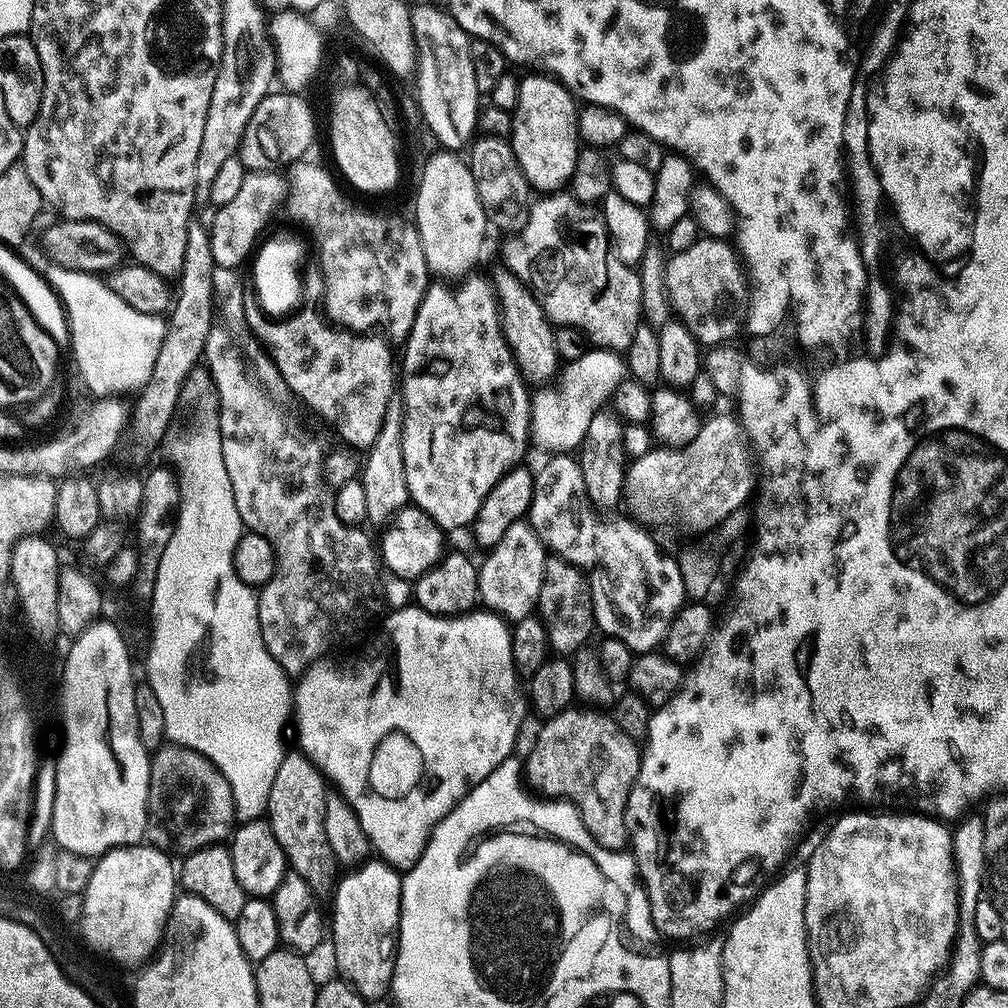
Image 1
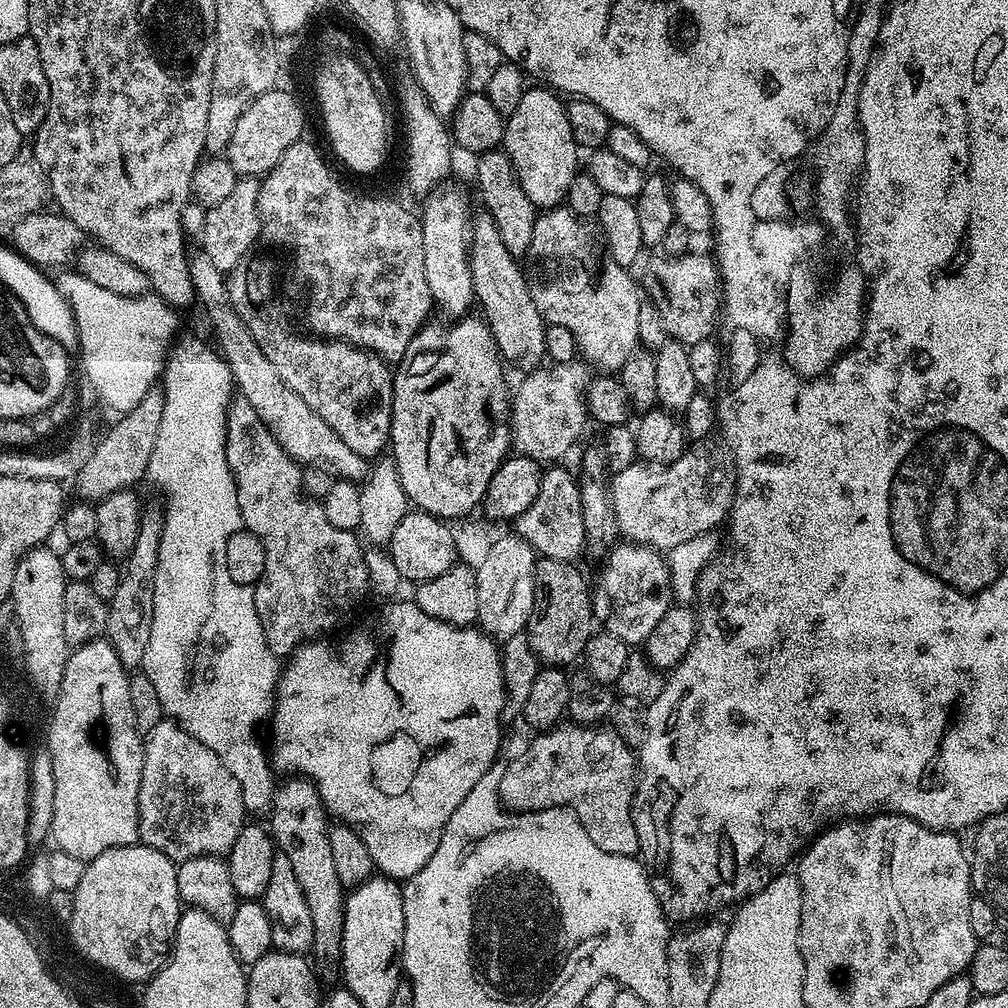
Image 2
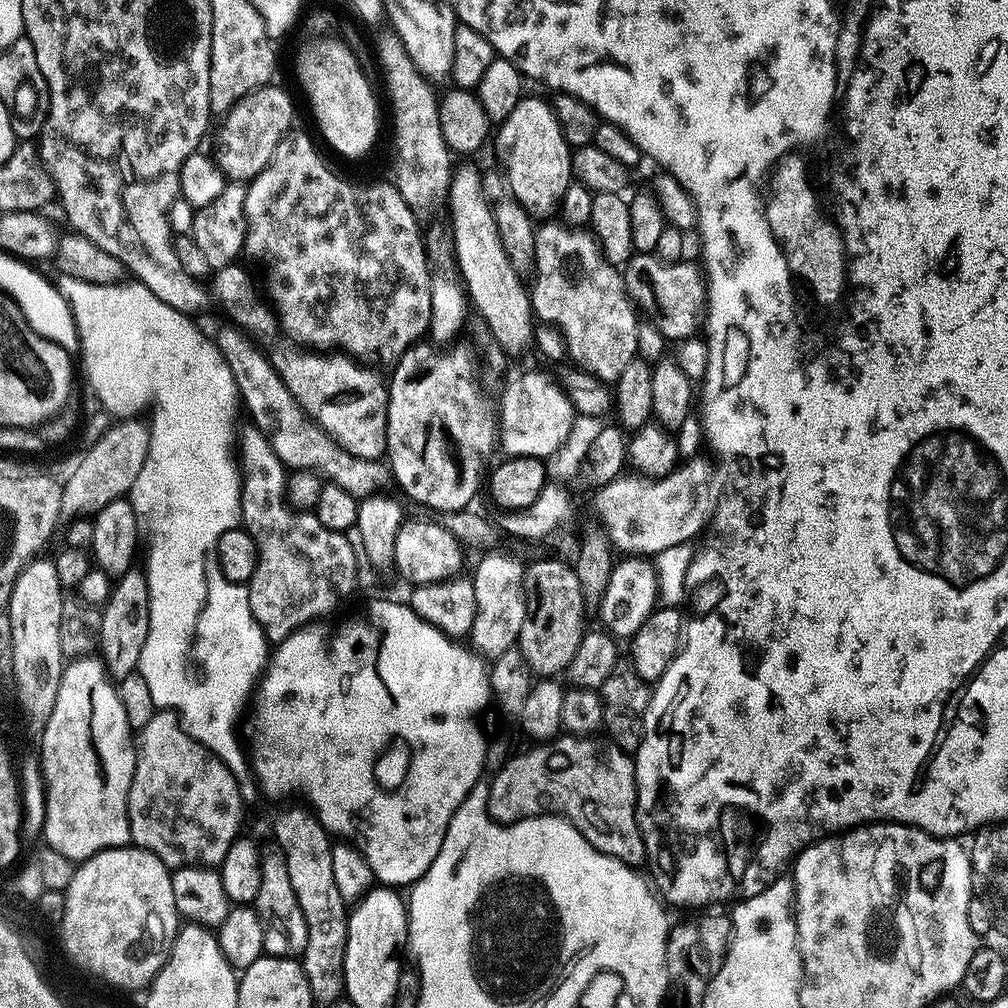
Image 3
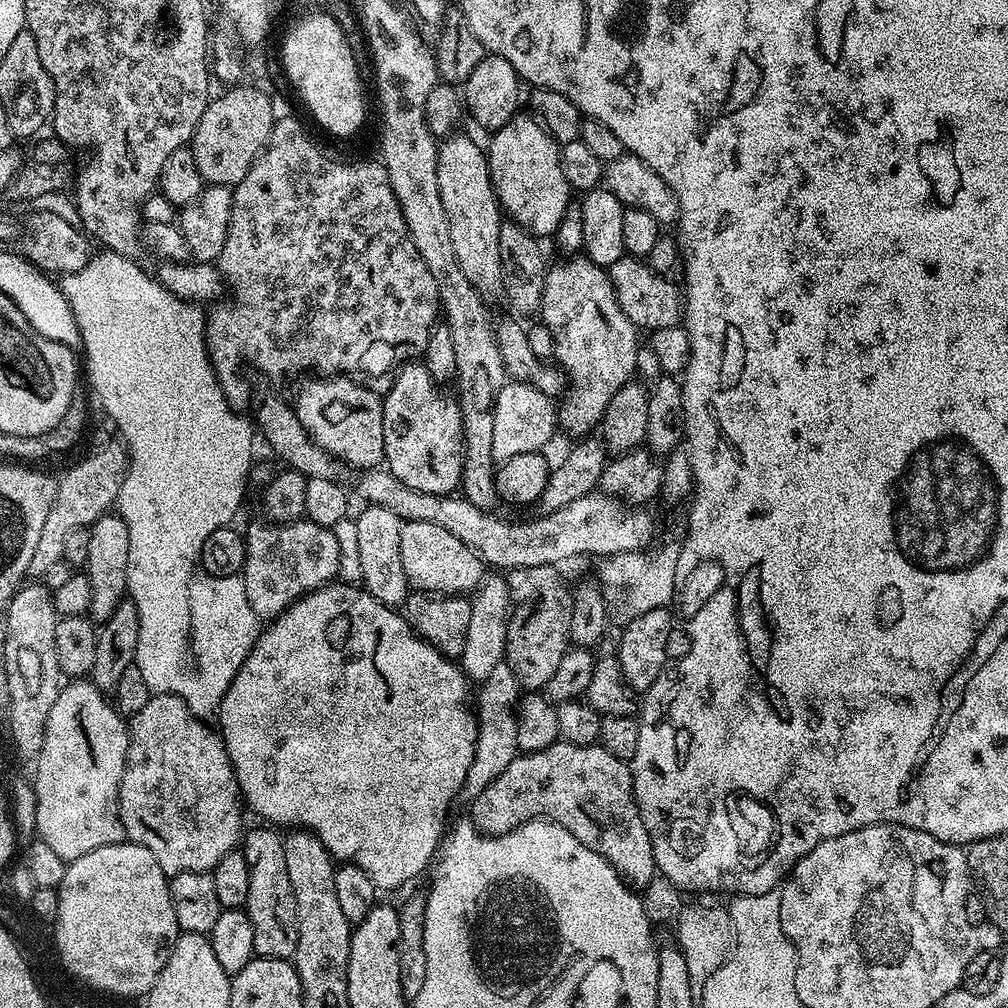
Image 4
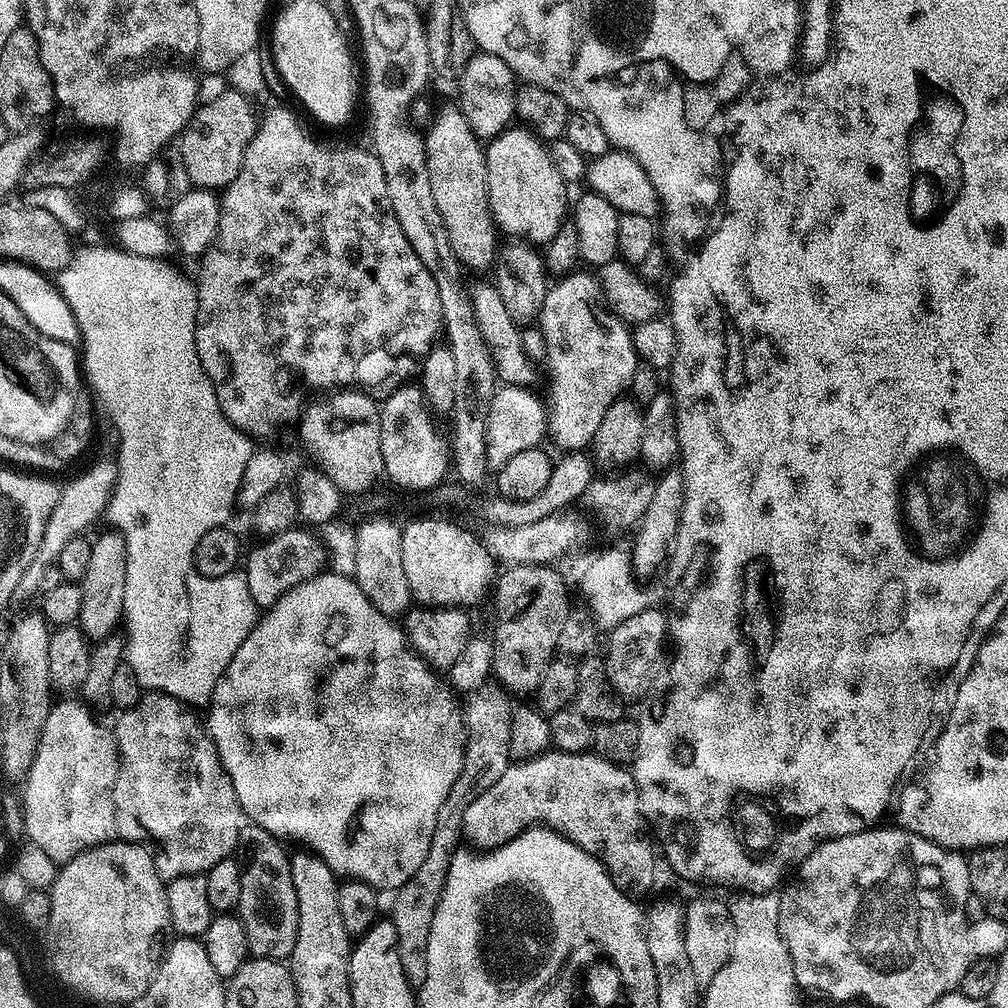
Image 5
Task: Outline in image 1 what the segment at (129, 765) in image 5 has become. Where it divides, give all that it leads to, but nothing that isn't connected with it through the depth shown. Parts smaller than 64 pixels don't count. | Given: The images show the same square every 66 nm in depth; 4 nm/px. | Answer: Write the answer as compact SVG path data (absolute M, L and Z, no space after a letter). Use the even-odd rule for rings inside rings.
M168 742L155 749L151 762L146 833L151 847L169 854L187 854L231 837L237 823L232 787L203 754Z

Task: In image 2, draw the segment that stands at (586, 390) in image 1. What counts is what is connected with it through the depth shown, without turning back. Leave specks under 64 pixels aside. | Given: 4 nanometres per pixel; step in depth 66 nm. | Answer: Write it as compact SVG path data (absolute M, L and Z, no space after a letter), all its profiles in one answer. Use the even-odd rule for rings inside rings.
M560 364L556 372L541 366L529 371L517 388L515 385L510 400L510 427L512 444L519 455L537 462L556 462L571 450L586 421L586 385L590 376L584 373L585 365L580 364Z

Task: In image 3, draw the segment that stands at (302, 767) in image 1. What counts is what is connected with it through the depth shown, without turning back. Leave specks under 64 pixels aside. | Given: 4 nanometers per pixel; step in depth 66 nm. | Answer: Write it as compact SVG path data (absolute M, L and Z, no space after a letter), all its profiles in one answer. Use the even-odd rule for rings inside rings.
M304 806L278 813L272 824L272 832L276 835L275 847L284 852L286 870L290 870L290 883L294 885L294 894L298 894L302 918L306 918L306 950L302 963L306 982L310 982L310 994L317 1001L343 997L349 909L342 894L338 894L338 885L334 883L330 862L333 837L321 826L316 813Z

